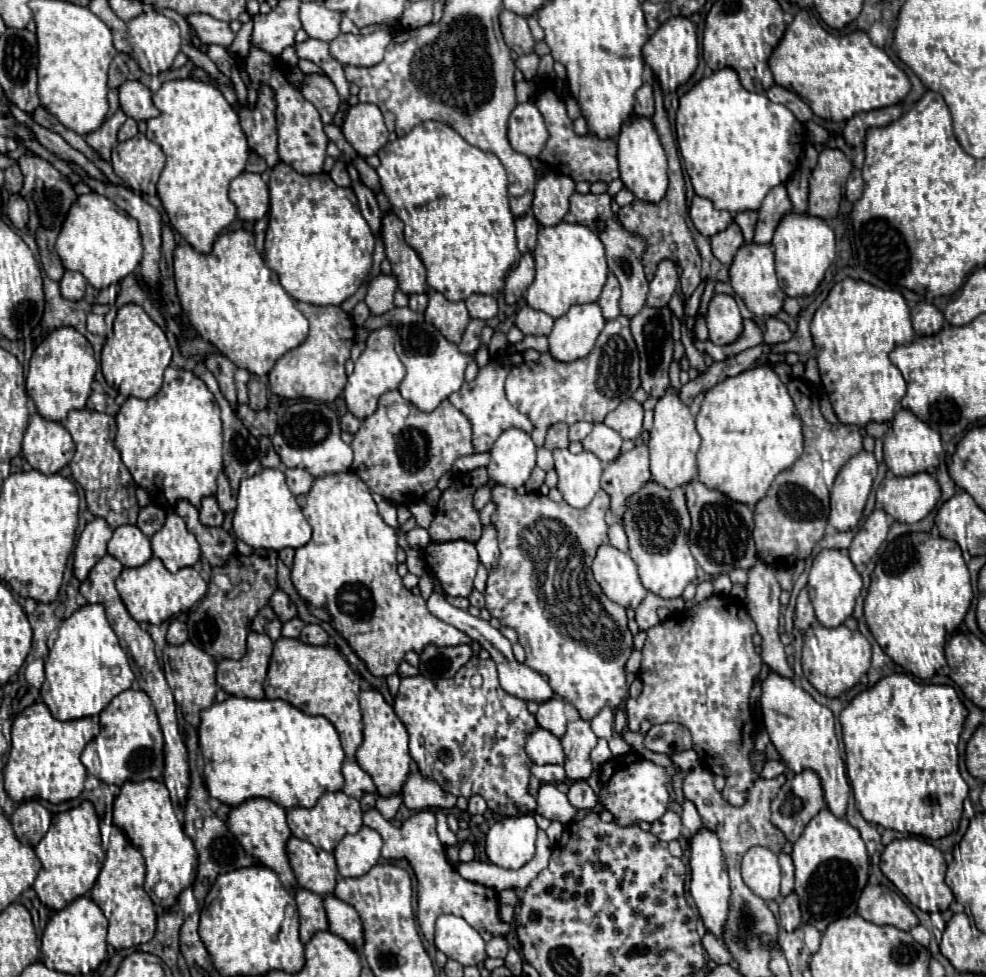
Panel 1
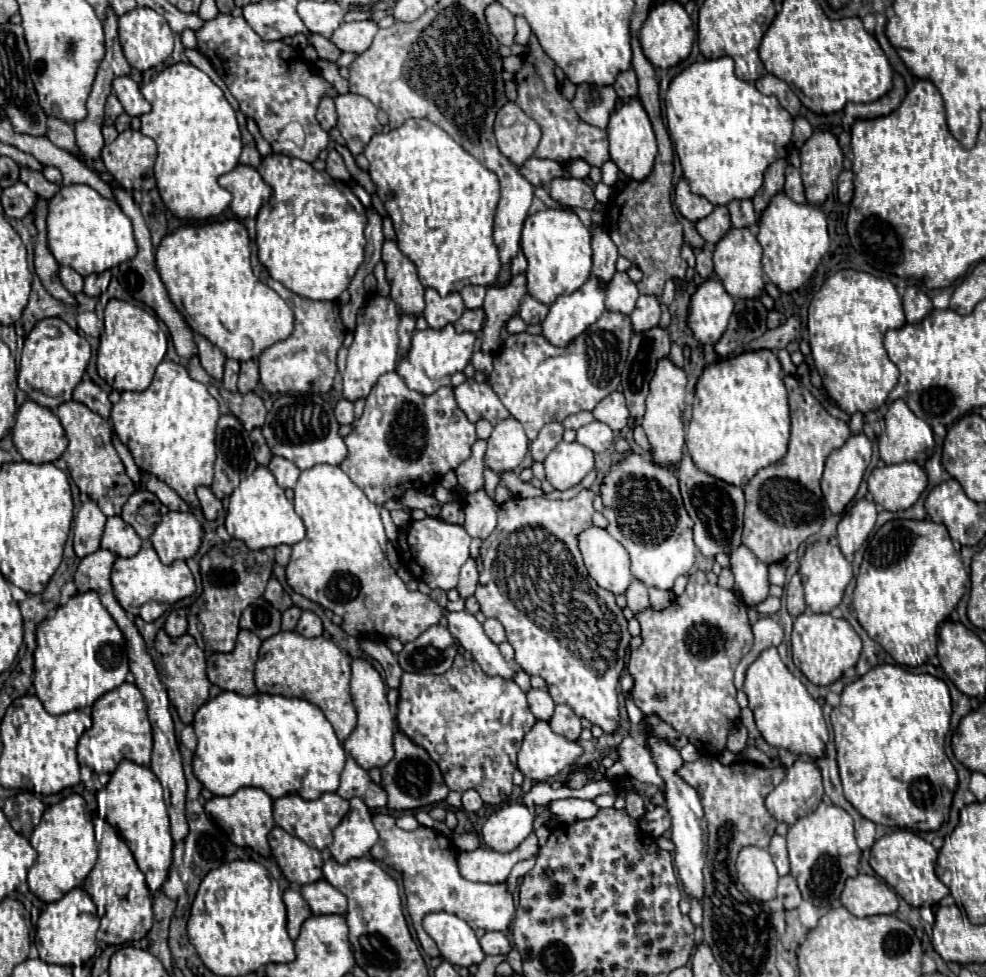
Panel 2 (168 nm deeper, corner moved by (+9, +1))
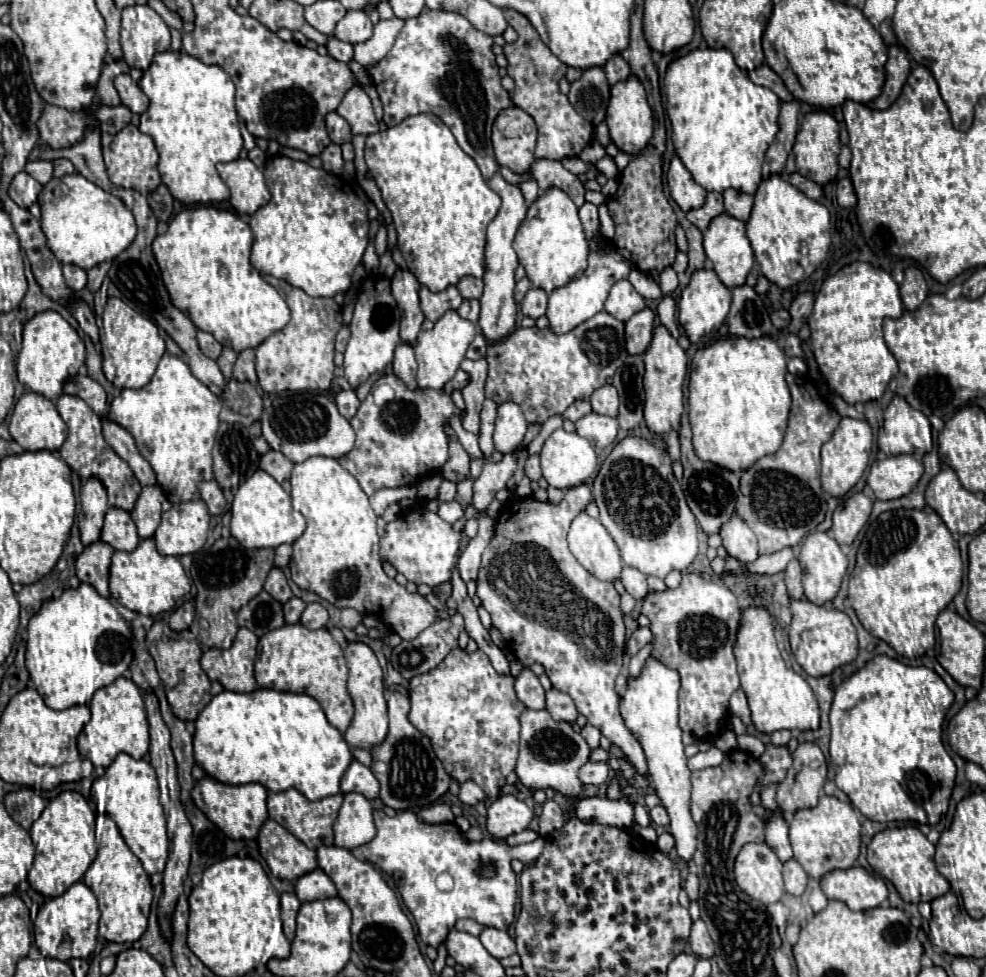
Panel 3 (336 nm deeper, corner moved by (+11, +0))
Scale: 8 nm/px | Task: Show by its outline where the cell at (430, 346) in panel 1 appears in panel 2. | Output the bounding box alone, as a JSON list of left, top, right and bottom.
[396,324,476,394]

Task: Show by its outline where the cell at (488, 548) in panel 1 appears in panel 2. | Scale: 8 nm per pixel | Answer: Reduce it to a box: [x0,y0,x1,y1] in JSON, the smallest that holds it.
[464,488,498,538]

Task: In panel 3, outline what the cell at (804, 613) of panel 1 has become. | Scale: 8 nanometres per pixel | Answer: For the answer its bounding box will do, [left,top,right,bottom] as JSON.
[784,559,804,599]

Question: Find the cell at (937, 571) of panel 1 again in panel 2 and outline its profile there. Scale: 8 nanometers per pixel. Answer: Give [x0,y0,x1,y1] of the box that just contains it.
[852,520,968,666]

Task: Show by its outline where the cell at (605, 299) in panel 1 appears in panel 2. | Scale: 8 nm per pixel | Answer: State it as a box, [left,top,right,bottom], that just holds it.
[592,226,618,282]

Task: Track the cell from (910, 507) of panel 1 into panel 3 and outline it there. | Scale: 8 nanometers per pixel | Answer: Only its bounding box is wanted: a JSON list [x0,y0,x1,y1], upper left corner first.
[868,455,924,501]

